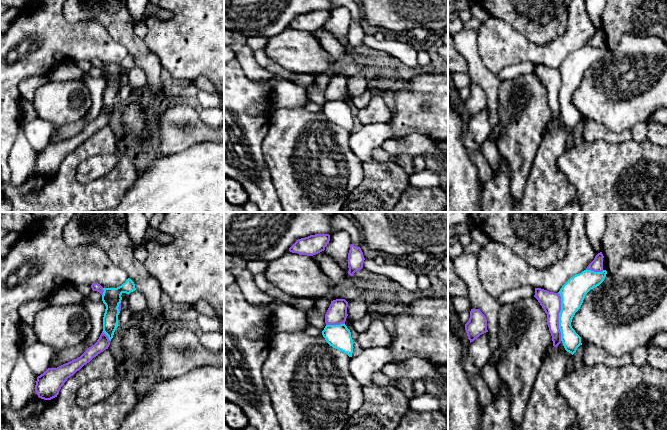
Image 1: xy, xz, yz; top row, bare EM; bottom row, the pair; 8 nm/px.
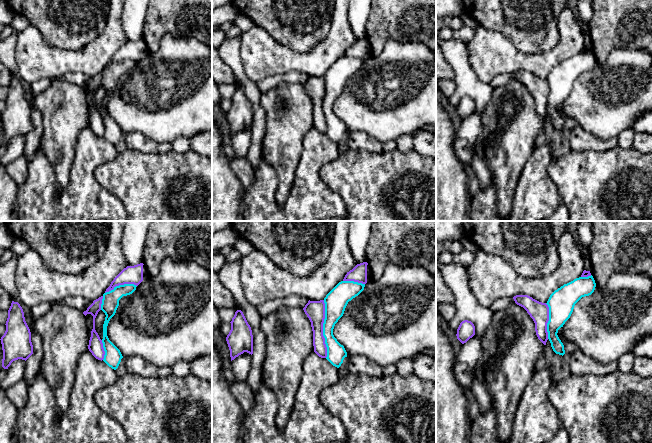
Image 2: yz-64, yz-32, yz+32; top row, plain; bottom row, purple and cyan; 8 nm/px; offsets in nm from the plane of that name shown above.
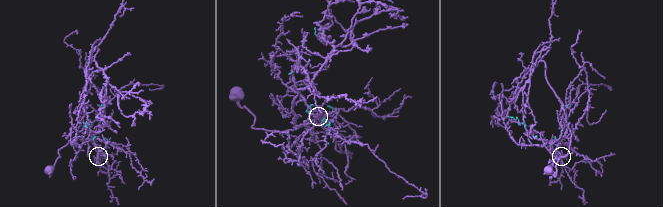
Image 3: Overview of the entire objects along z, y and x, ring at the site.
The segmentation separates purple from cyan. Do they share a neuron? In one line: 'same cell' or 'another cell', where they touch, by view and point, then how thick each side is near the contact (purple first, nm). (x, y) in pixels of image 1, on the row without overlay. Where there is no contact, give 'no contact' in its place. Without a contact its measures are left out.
same cell | yz (558, 92) | 160/200 nm

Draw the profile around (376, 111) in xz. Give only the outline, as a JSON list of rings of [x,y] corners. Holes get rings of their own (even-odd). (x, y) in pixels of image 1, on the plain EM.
[[[376,93],[368,105],[358,111],[357,116],[363,125],[388,122],[391,118],[391,109],[386,105],[382,95]]]

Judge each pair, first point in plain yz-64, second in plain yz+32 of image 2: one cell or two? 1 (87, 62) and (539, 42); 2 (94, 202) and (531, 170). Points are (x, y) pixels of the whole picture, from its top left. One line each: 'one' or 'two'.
1: two
2: one

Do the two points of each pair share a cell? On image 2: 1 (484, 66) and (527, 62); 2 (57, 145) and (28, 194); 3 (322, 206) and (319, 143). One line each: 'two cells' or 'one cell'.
1: one cell
2: two cells
3: one cell

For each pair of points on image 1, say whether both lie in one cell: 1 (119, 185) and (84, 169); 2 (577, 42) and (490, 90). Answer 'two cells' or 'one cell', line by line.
1: two cells
2: two cells

